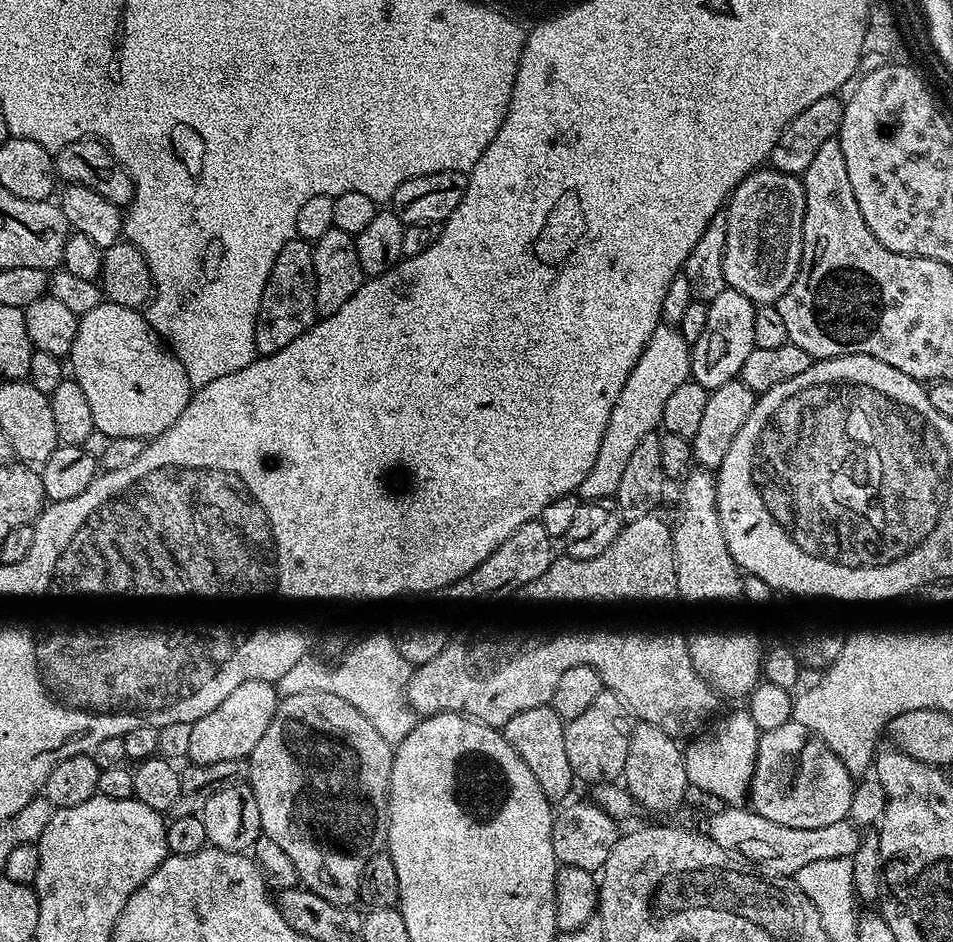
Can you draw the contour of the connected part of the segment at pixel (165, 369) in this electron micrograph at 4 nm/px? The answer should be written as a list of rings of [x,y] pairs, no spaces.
[[[102,302],[78,319],[78,334],[74,334],[74,346],[66,357],[70,365],[70,376],[82,386],[90,400],[90,411],[94,414],[94,426],[99,435],[114,438],[138,438],[147,441],[162,434],[186,410],[192,401],[193,387],[182,370],[182,362],[170,351],[156,331],[148,324],[143,311],[126,306]]]

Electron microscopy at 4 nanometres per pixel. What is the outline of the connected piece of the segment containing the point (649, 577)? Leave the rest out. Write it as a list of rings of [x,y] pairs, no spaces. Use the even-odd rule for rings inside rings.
[[[649,514],[637,520],[628,520],[620,529],[618,538],[614,538],[614,542],[610,542],[610,546],[606,546],[606,550],[602,550],[602,554],[598,554],[598,558],[575,560],[567,554],[561,555],[561,557],[561,560],[560,557],[553,559],[551,566],[544,574],[534,578],[534,582],[523,584],[522,587],[515,589],[509,595],[512,597],[505,604],[498,605],[489,616],[484,616],[481,620],[466,625],[457,636],[455,633],[449,639],[448,645],[437,656],[430,658],[430,662],[413,667],[412,677],[408,683],[408,705],[412,711],[421,717],[433,716],[435,712],[453,712],[468,716],[472,720],[481,720],[491,728],[503,729],[504,724],[510,722],[510,718],[514,718],[514,714],[522,714],[522,710],[534,710],[551,705],[554,690],[557,688],[562,674],[566,674],[566,670],[571,670],[573,666],[590,666],[594,670],[598,670],[605,689],[627,703],[637,721],[658,726],[658,730],[662,730],[673,738],[695,737],[717,715],[716,700],[718,701],[718,696],[694,670],[694,662],[690,658],[688,649],[688,636],[680,633],[670,621],[660,617],[672,603],[677,603],[678,600],[676,563],[674,562],[674,546],[669,521],[667,519],[664,521],[660,514]]]

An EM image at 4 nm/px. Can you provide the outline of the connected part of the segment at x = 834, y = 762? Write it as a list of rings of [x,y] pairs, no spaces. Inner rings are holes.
[[[787,720],[782,726],[760,734],[750,789],[750,807],[753,812],[762,814],[762,818],[768,818],[778,826],[802,830],[814,830],[818,826],[831,826],[839,820],[847,820],[854,787],[854,779],[848,773],[848,768],[849,765],[840,760],[834,750],[830,750],[830,746],[822,742],[822,738],[806,730],[806,726],[802,726],[797,720]]]

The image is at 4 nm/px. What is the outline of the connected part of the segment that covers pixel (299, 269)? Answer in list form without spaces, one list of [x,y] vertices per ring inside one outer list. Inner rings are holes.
[[[297,238],[286,242],[286,246],[282,246],[282,254],[278,254],[270,270],[266,290],[262,290],[262,302],[256,315],[256,333],[254,334],[257,353],[261,356],[269,356],[282,350],[282,346],[290,346],[290,342],[294,342],[298,334],[311,328],[317,319],[316,275],[312,244]]]

